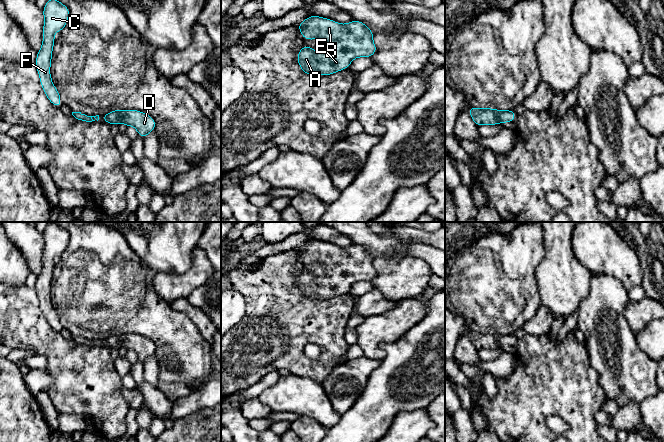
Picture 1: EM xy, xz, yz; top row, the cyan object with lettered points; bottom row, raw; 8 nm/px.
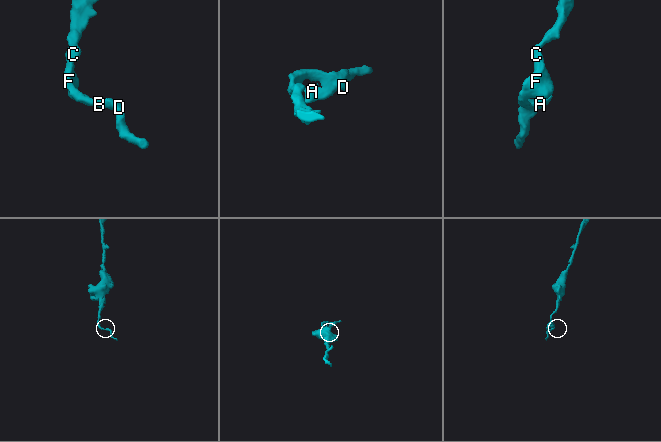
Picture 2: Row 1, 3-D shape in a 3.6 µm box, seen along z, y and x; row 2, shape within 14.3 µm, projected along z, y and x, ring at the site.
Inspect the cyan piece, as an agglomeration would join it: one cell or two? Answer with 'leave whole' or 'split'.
leave whole

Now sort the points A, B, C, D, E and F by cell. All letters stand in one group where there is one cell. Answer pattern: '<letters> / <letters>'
A B C D E F

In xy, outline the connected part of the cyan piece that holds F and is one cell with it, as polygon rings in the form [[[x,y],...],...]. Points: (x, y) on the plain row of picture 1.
[[[55,222],[48,223],[42,233],[44,239],[42,272],[37,276],[35,290],[38,294],[41,310],[48,324],[56,331],[62,329],[60,318],[52,307],[50,289],[52,287],[52,275],[55,267],[54,257],[63,255],[67,248],[70,236],[67,230]]]

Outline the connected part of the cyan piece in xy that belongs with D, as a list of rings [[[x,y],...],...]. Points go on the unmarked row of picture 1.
[[[117,333],[102,341],[103,345],[107,346],[109,349],[122,347],[126,350],[135,351],[138,355],[138,360],[141,362],[147,360],[156,351],[156,346],[151,340],[138,334]]]

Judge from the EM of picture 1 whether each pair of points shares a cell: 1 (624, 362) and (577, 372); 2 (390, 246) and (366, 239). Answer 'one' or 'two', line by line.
1: two
2: one

